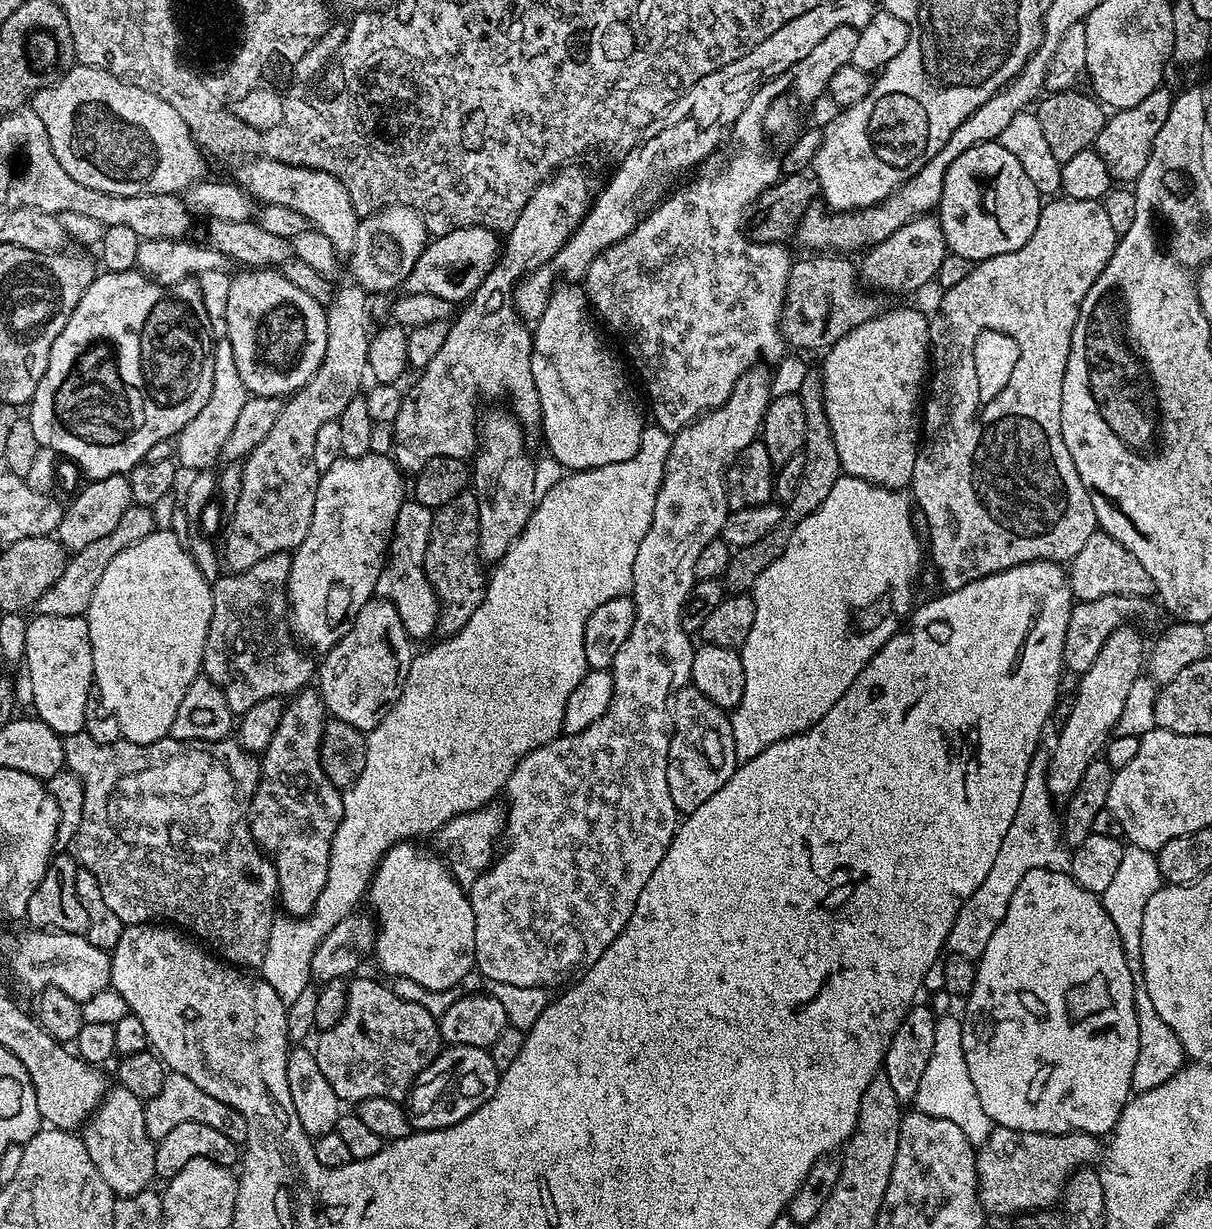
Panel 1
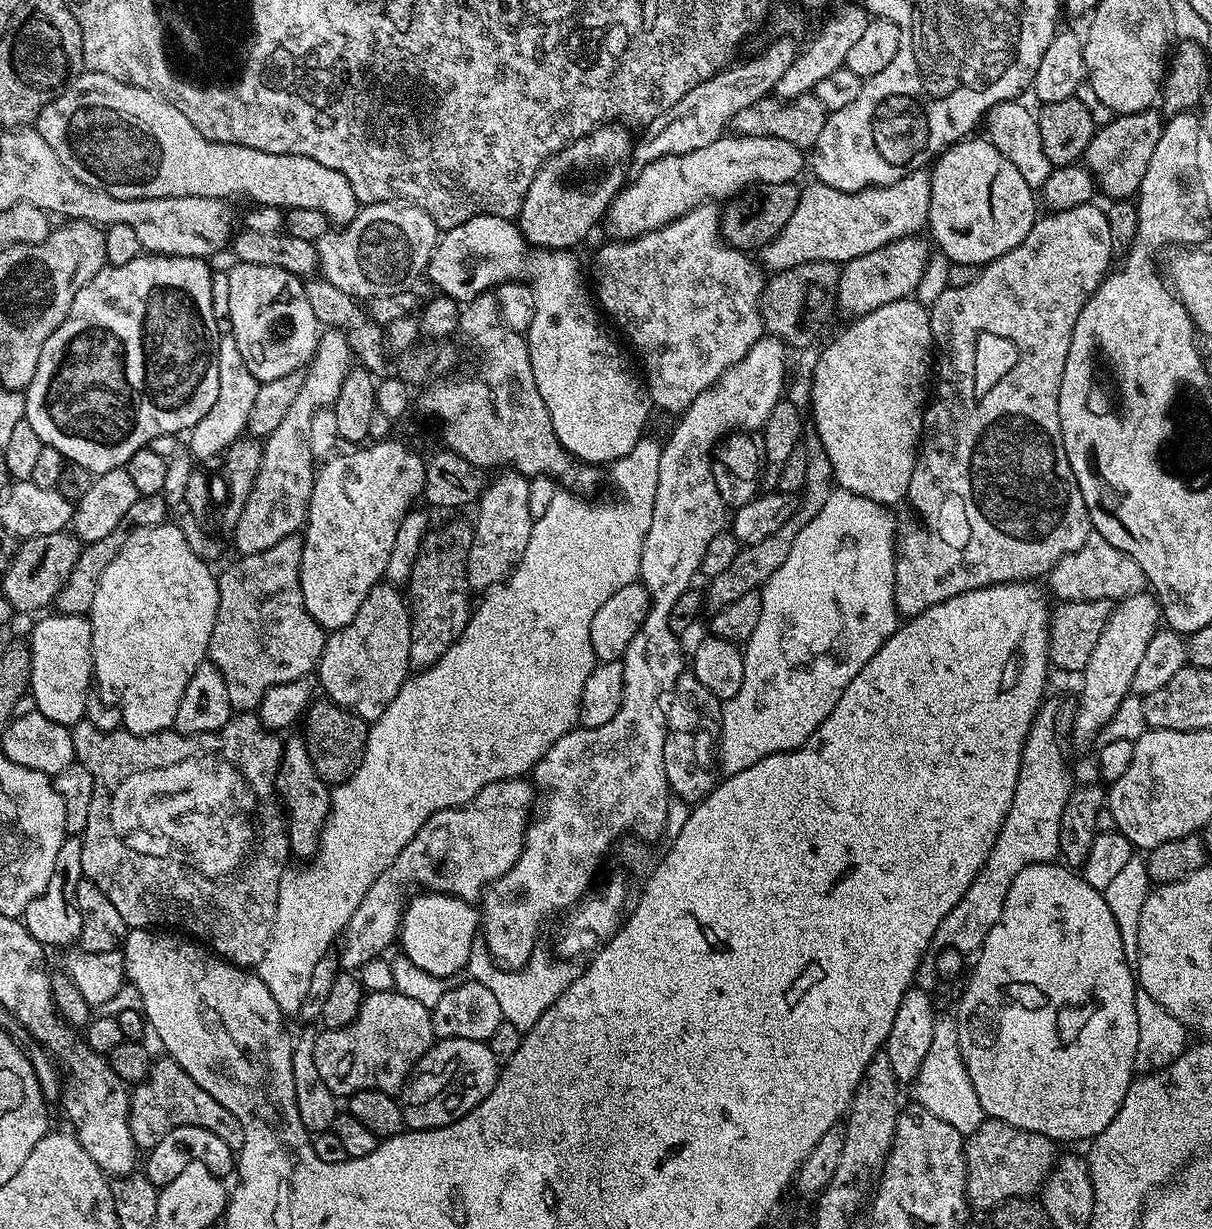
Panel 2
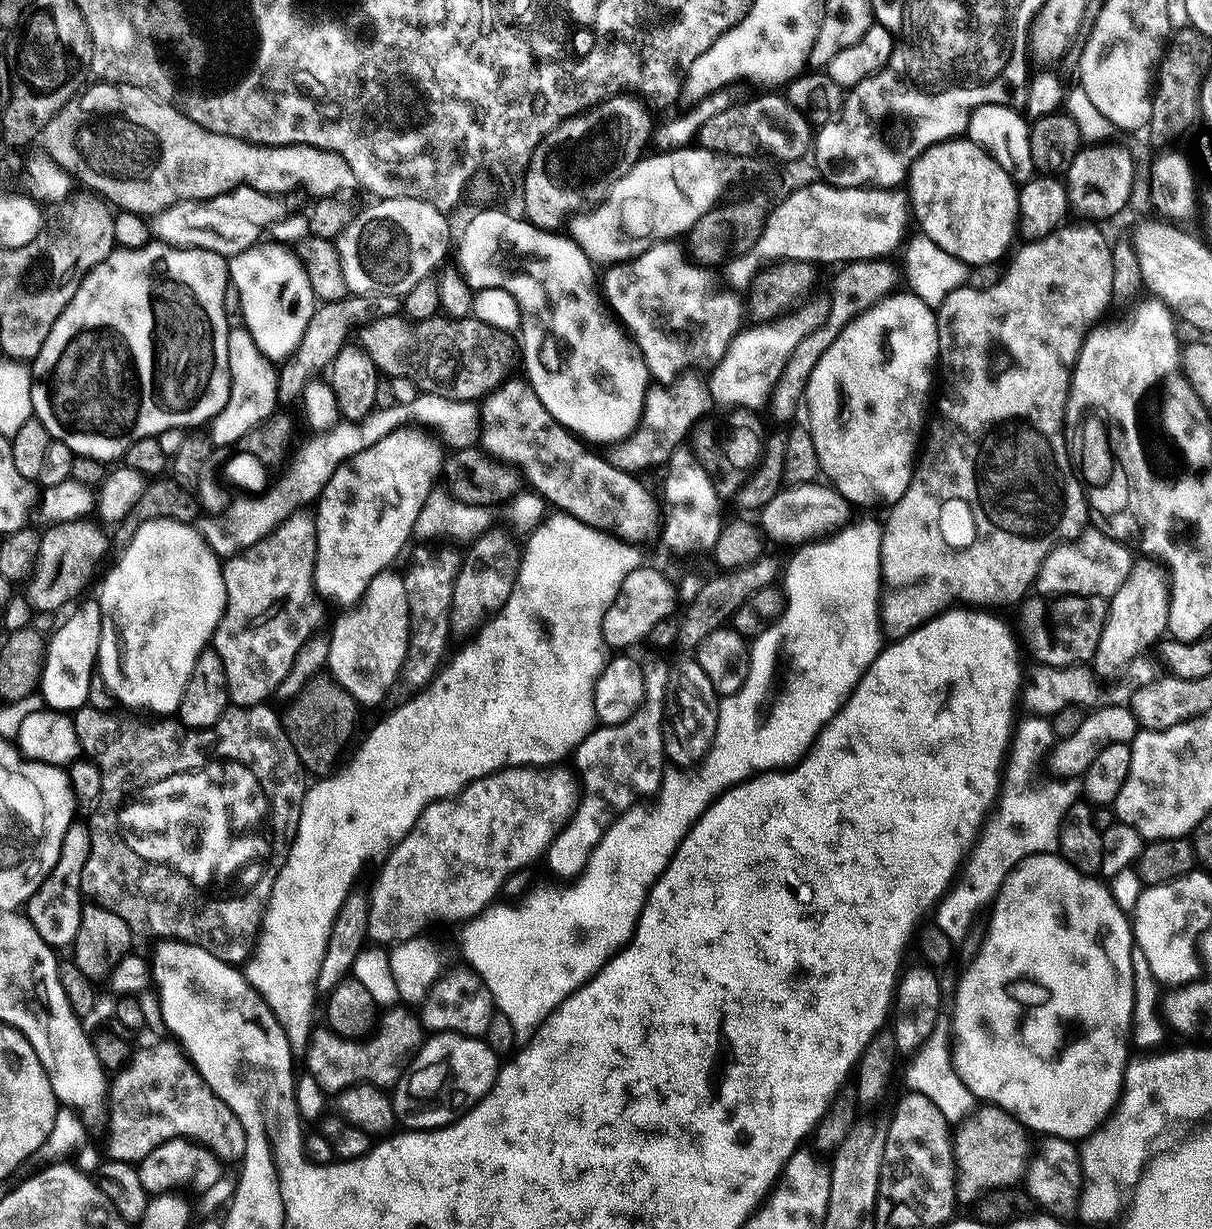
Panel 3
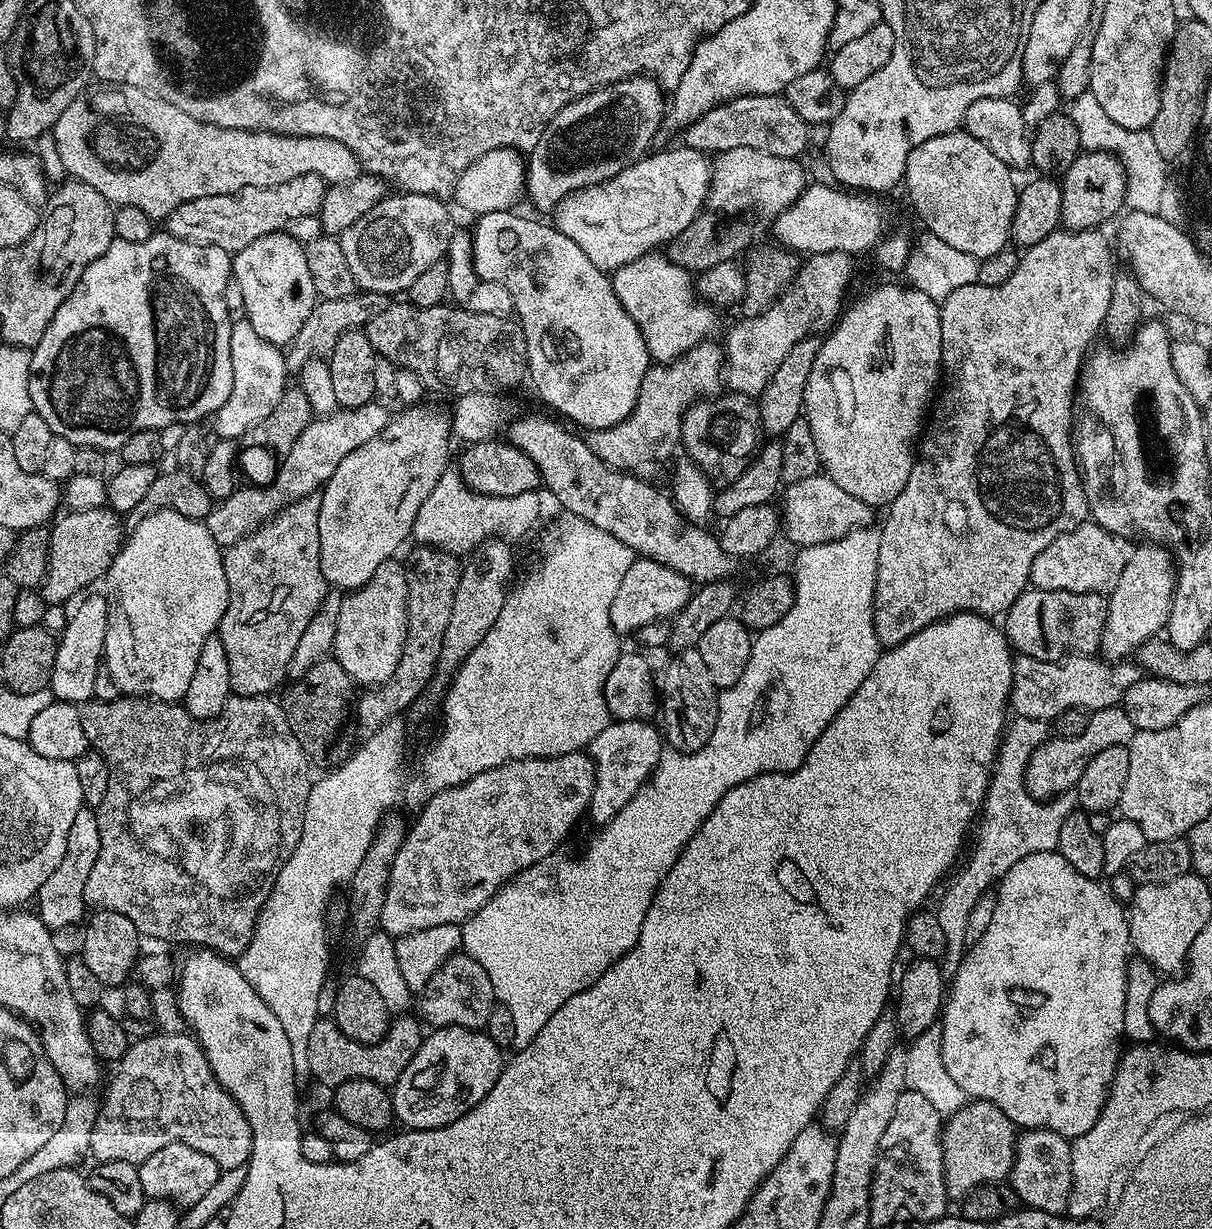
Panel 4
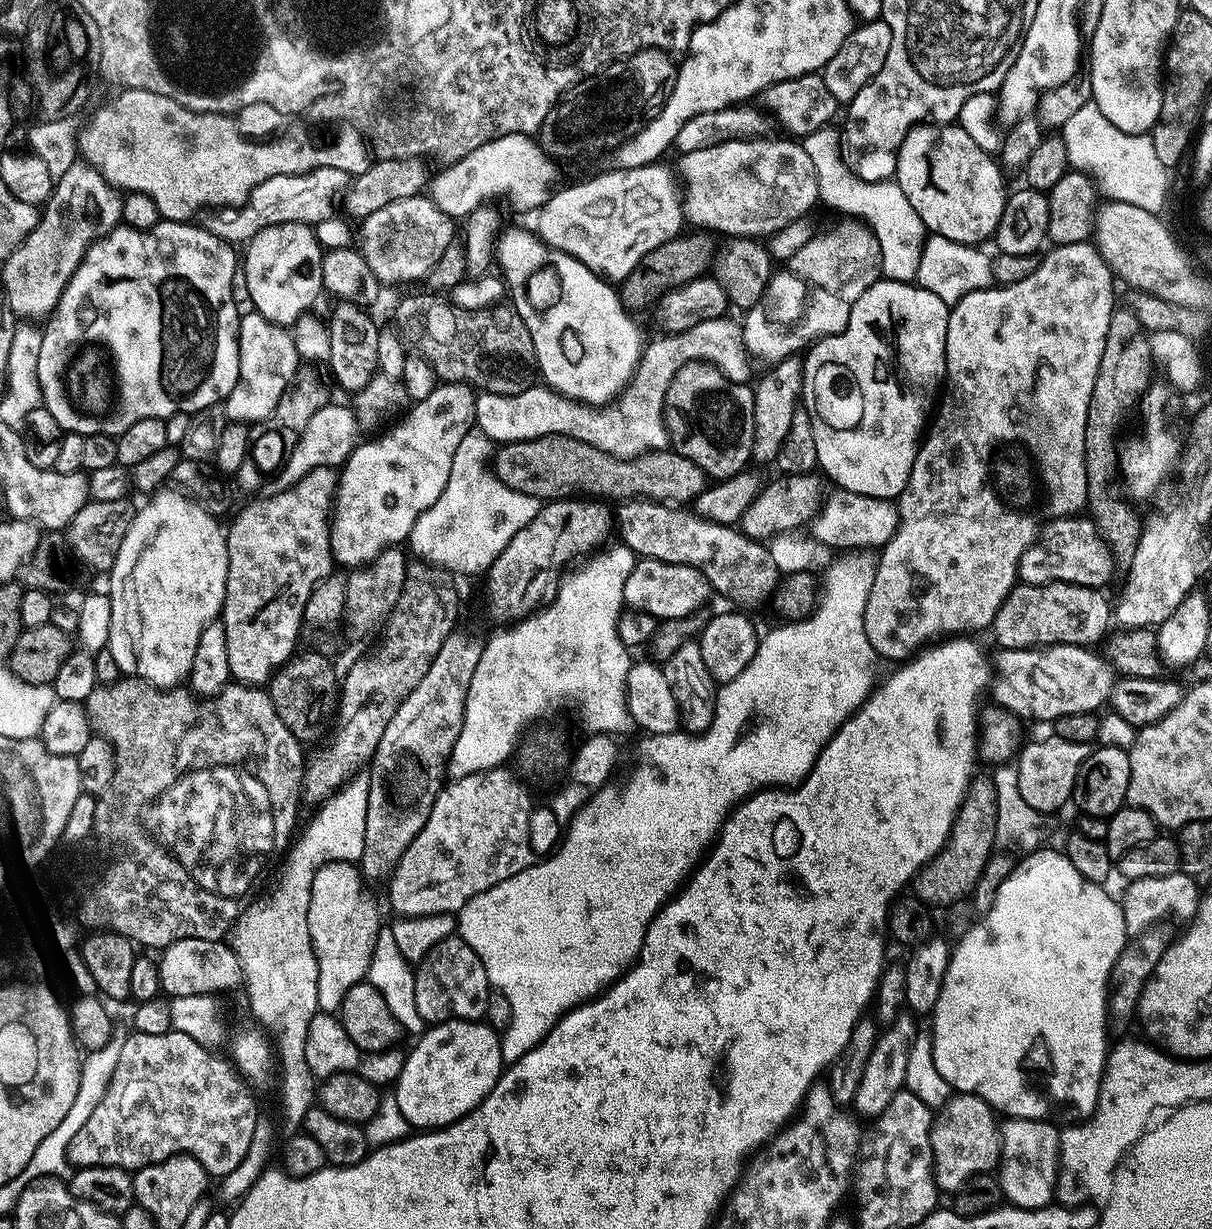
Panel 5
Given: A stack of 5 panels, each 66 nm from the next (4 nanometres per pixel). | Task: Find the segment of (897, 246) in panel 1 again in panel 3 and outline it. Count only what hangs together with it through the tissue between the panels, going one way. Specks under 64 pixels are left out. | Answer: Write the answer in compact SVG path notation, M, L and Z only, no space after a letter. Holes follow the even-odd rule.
M888 258L851 260L837 271L840 273L832 280L832 293L828 296L829 301L827 300L822 326L818 326L818 330L806 334L806 338L802 338L802 342L798 342L798 346L794 346L794 354L790 354L790 358L774 386L770 401L774 419L788 420L799 408L801 411L804 391L810 374L814 370L814 366L818 366L818 358L822 358L822 354L826 354L826 350L830 350L830 342L834 342L834 338L838 338L838 334L851 320L858 318L858 314L870 310L870 306L874 306L897 291L902 280L902 272L899 267L896 269L891 264L892 262Z

